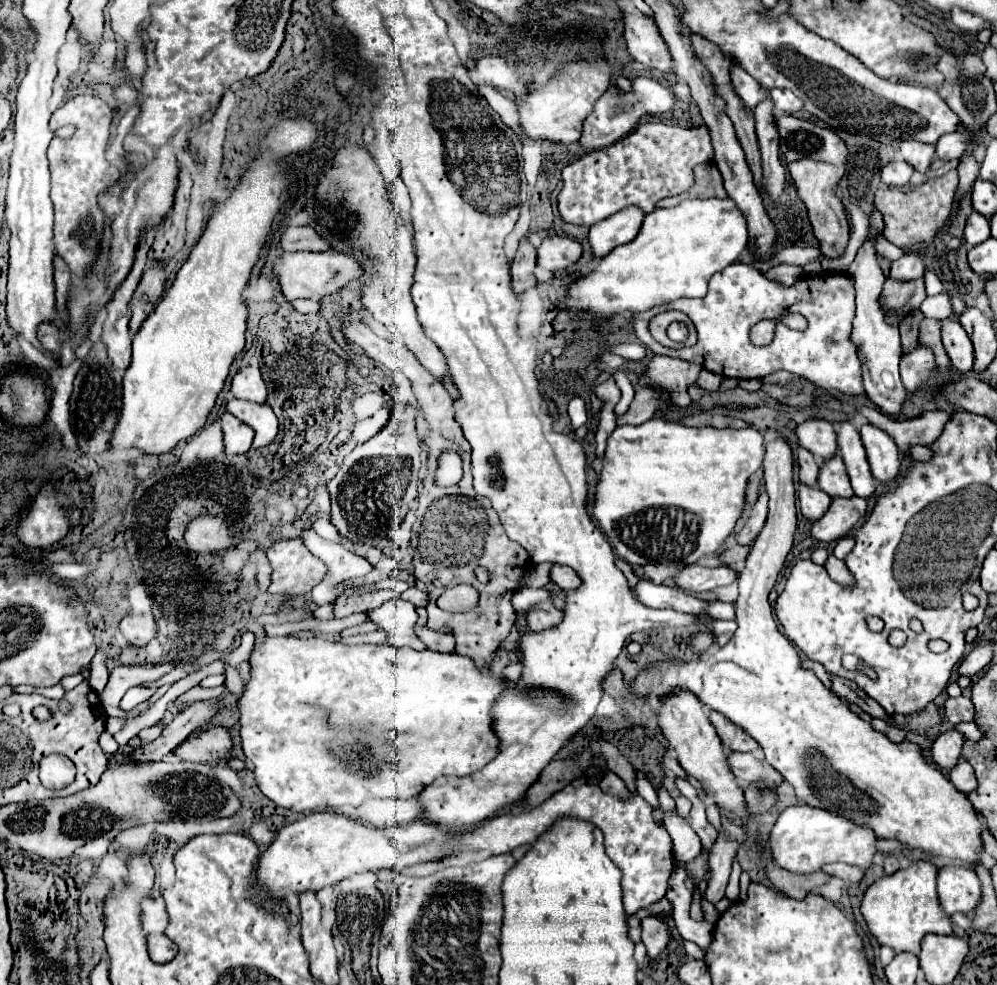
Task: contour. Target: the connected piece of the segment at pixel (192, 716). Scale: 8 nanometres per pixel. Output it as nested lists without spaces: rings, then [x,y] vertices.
[[[218,699],[198,701],[188,705],[164,731],[162,737],[138,747],[132,751],[132,761],[162,761],[166,753],[170,753],[176,745],[188,739],[196,729],[206,725],[218,713]]]

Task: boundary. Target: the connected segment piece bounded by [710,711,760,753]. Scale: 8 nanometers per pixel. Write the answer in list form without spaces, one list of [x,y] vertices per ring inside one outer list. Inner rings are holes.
[[[710,711],[710,721],[716,727],[716,733],[720,735],[722,743],[730,749],[730,751],[744,751],[744,753],[754,753],[758,751],[758,743],[746,735],[746,731],[742,731],[740,727],[736,727],[734,723],[730,723],[724,715]]]

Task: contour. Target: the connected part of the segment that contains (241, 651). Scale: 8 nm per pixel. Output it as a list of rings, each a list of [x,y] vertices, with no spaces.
[[[246,632],[242,635],[241,644],[231,653],[223,656],[221,660],[228,665],[238,669],[239,665],[248,660],[254,647],[255,637],[252,632]]]

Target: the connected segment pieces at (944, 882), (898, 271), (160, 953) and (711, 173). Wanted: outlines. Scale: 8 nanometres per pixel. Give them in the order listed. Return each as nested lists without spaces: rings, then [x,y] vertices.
[[[944,865],[938,871],[938,897],[948,911],[952,913],[972,913],[980,903],[980,881],[974,869]]]
[[[906,251],[900,259],[896,259],[892,263],[890,277],[894,277],[894,279],[918,279],[924,275],[924,271],[926,271],[926,263],[924,263],[922,255],[918,255],[916,251]]]
[[[152,933],[146,937],[150,959],[156,963],[168,963],[176,957],[176,945],[162,933]]]
[[[700,163],[698,167],[694,167],[694,179],[696,179],[696,187],[700,183],[700,191],[696,193],[696,197],[700,199],[710,199],[710,197],[724,199],[726,197],[722,175],[714,163]]]

